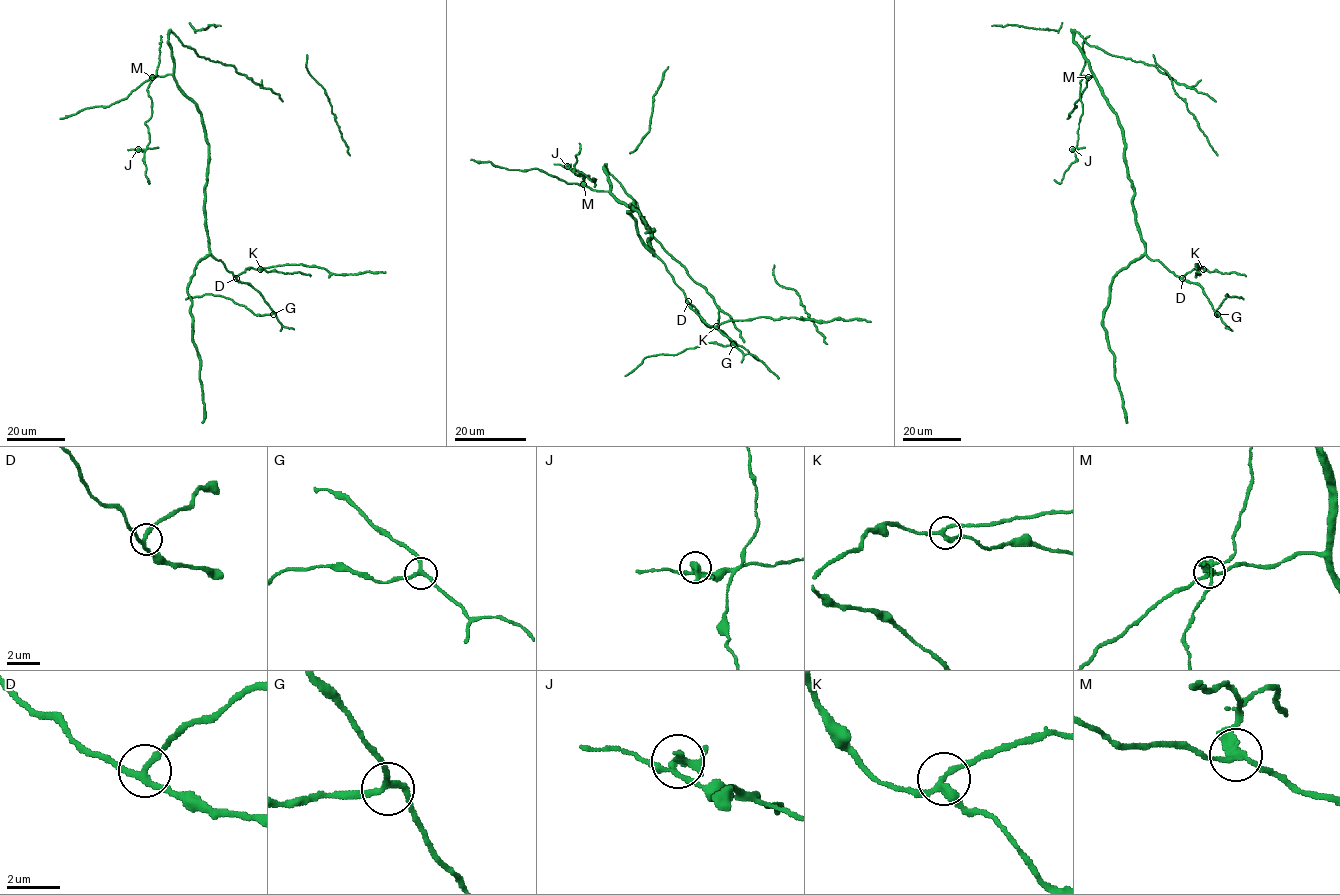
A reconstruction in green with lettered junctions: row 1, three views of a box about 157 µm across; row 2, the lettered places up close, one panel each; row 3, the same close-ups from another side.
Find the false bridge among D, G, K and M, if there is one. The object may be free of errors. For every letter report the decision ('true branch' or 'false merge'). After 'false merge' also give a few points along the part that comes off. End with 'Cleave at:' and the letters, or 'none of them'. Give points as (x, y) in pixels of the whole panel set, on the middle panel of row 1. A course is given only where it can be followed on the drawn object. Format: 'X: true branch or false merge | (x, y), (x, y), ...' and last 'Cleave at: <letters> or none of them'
D: true branch
G: true branch
K: true branch
M: false merge | (583, 185), (584, 178), (578, 175), (583, 176), (583, 178), (575, 174), (581, 172), (574, 170), (579, 143)
Cleave at: M

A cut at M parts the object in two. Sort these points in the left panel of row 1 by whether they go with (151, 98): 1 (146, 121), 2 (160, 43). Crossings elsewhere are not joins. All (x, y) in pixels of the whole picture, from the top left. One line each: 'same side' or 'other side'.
1: same side
2: same side

